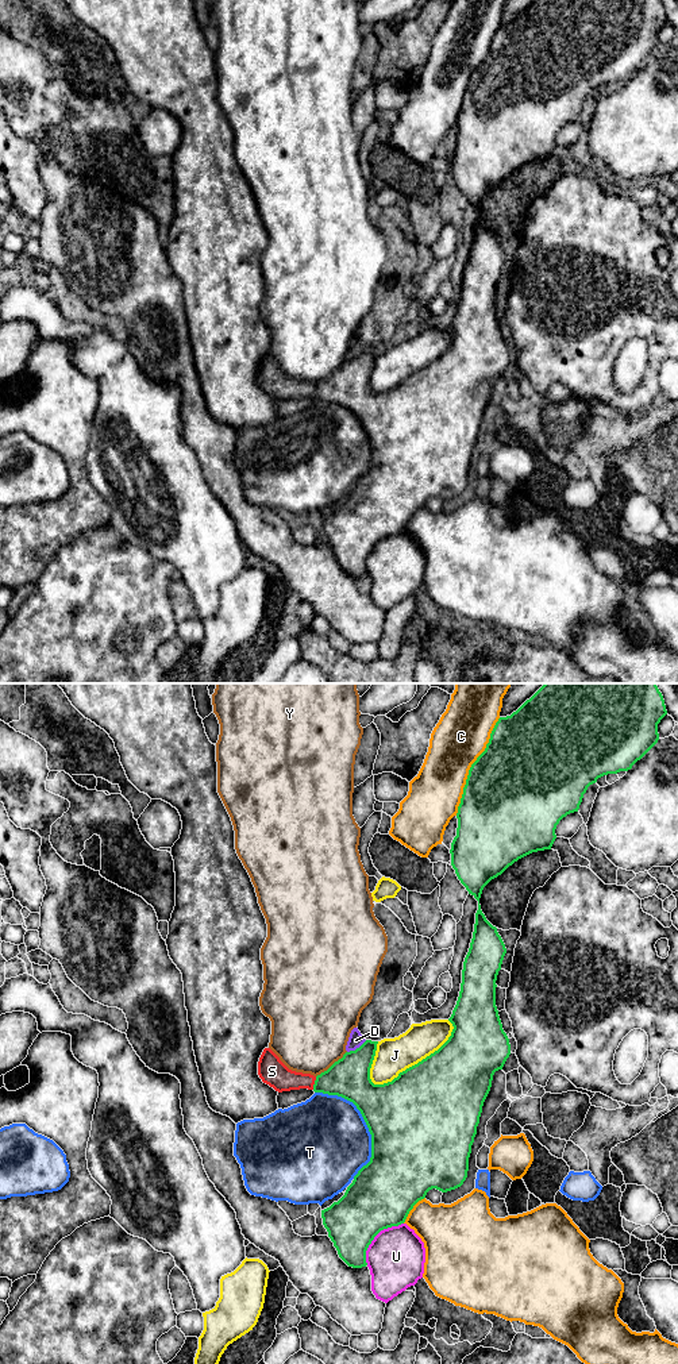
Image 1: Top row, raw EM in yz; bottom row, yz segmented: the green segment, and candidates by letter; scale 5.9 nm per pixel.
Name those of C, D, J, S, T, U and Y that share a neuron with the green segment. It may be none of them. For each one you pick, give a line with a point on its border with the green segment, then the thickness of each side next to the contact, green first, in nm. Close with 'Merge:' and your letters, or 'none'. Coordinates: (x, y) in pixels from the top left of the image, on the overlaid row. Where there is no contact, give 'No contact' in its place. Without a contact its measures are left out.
Merge: none

